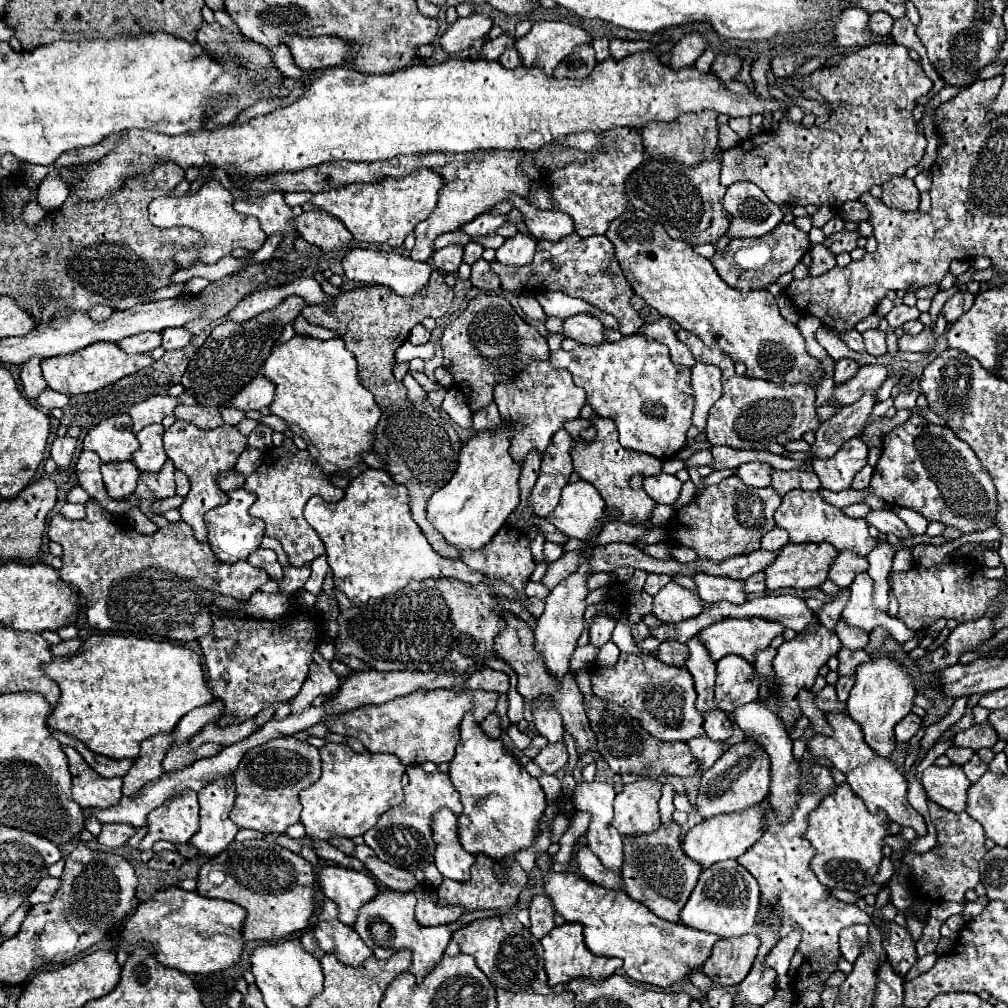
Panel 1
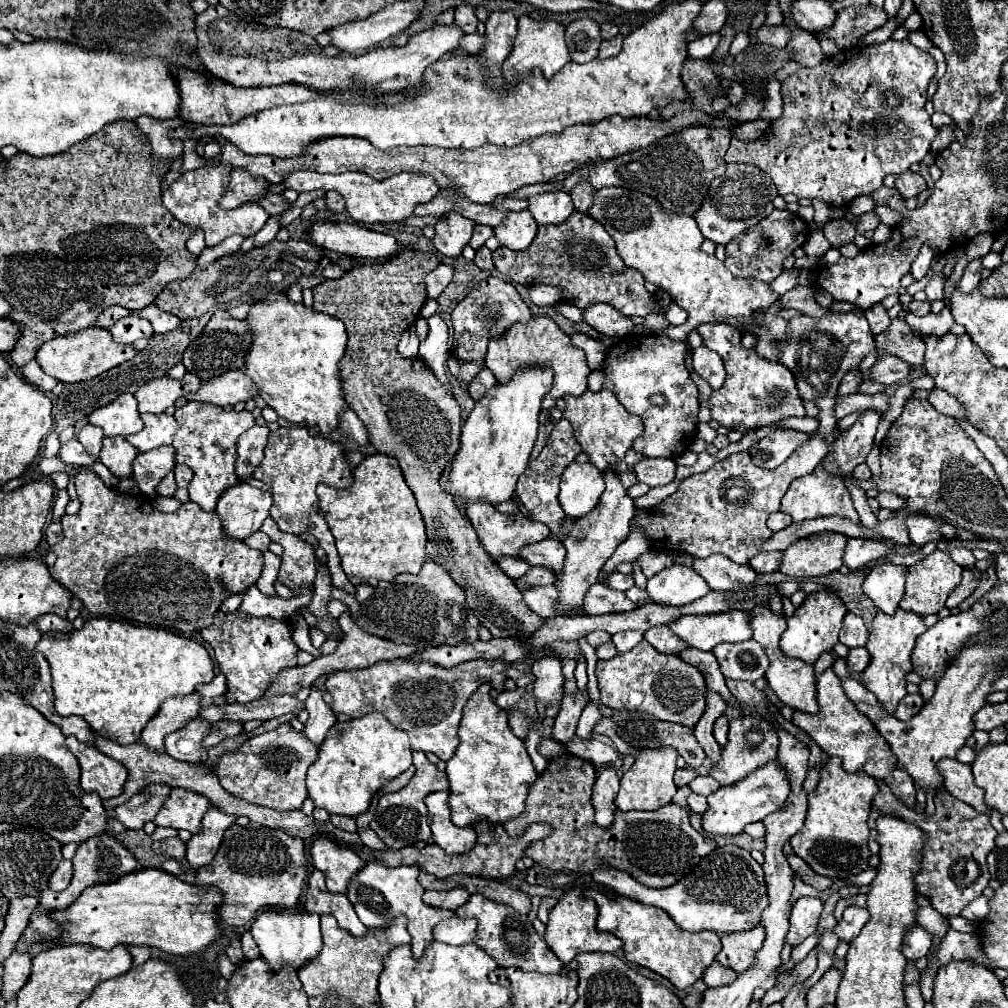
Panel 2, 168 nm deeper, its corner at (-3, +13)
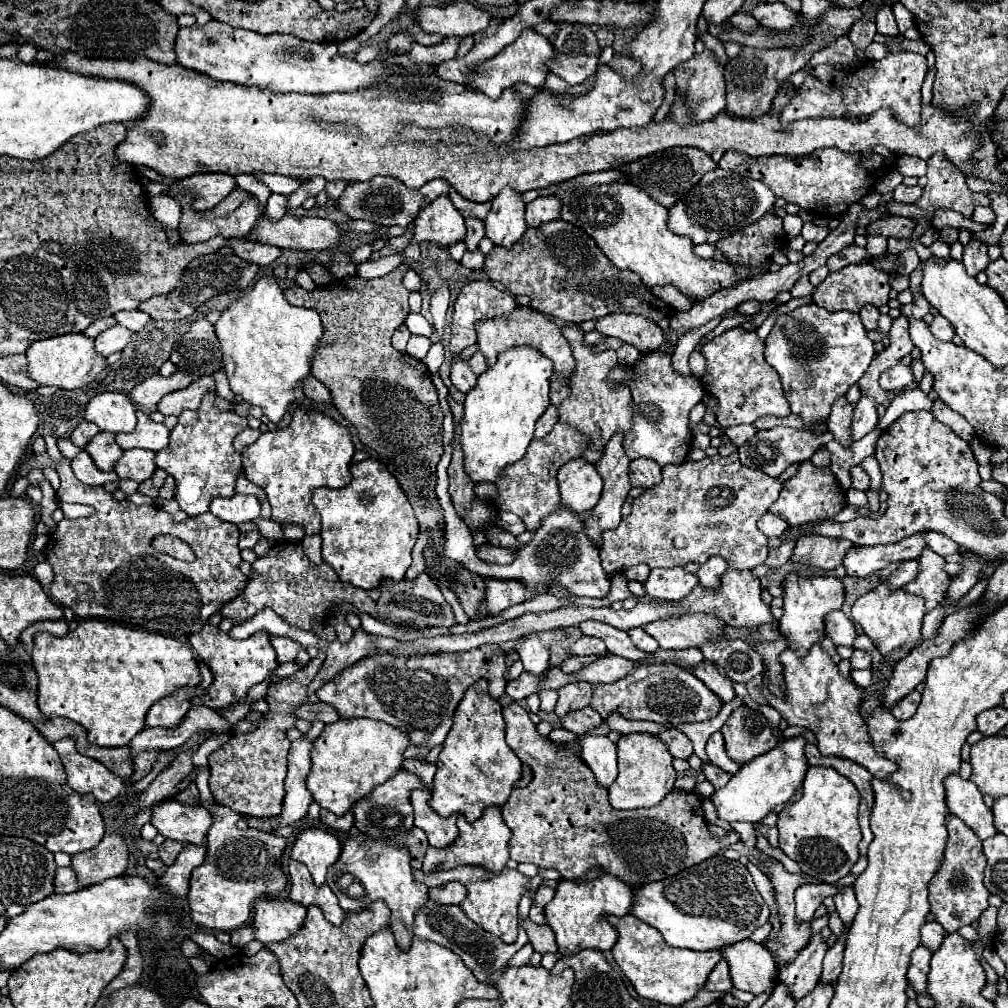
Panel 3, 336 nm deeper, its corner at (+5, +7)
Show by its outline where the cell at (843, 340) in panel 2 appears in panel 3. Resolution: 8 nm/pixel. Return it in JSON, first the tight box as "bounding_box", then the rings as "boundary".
{"bounding_box":[766,304,874,434],"boundary":[[[806,304],[792,312],[780,314],[766,338],[766,362],[780,374],[782,388],[786,394],[786,400],[790,402],[790,408],[794,414],[802,416],[804,426],[810,428],[816,434],[822,434],[826,428],[826,418],[830,414],[830,406],[836,398],[844,396],[852,384],[860,380],[860,376],[866,372],[874,358],[874,344],[866,336],[866,328],[862,326],[862,320],[856,312],[830,312],[820,306]]]}

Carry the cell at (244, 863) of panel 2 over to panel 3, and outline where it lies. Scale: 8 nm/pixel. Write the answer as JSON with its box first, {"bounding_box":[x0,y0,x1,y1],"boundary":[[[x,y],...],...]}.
{"bounding_box":[188,768,288,932],"boundary":[[[196,768],[196,786],[200,790],[200,798],[204,800],[204,806],[212,804],[210,814],[214,818],[214,824],[208,832],[208,844],[206,844],[206,858],[204,864],[192,870],[190,878],[190,892],[188,892],[188,906],[190,906],[190,918],[198,926],[210,928],[210,930],[226,930],[234,932],[242,928],[248,922],[248,908],[258,898],[278,898],[288,880],[282,872],[282,852],[286,848],[286,838],[276,834],[258,832],[254,828],[240,830],[234,824],[234,812],[226,806],[220,806],[212,800],[210,788],[208,788],[208,768]]]}

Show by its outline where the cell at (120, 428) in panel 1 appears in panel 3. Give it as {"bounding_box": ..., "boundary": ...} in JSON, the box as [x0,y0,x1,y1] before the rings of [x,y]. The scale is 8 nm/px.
{"bounding_box":[84,392,136,432],"boundary":[[[102,392],[88,402],[84,418],[106,432],[132,432],[136,426],[136,408],[126,394]]]}

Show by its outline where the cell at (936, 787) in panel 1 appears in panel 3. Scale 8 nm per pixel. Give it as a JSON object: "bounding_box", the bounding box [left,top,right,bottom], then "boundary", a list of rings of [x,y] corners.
{"bounding_box":[944,774,996,840],"boundary":[[[950,774],[944,780],[946,804],[950,814],[958,816],[980,840],[996,834],[992,810],[984,804],[978,786],[972,780],[964,780],[958,774]]]}

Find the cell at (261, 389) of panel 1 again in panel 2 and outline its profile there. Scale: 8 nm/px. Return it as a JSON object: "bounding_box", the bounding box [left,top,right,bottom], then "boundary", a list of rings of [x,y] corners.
{"bounding_box":[186,370,260,406],"boundary":[[[232,370],[204,382],[200,390],[196,394],[188,394],[186,400],[200,400],[216,406],[234,406],[236,402],[252,400],[254,396],[258,396],[258,392],[260,390],[256,390],[256,384],[242,370]]]}

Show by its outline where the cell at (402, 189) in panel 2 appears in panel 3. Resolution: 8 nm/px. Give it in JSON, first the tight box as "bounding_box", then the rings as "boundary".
{"bounding_box":[254,174,300,196],"boundary":[[[254,174],[254,176],[262,180],[270,188],[270,192],[276,192],[276,194],[290,196],[300,186],[296,178],[288,178],[288,176],[278,176],[278,174]]]}

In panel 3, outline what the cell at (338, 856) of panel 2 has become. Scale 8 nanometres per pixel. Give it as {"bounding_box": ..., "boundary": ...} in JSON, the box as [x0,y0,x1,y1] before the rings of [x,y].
{"bounding_box":[290,828,340,886],"boundary":[[[304,828],[298,834],[290,856],[304,862],[312,874],[314,884],[322,886],[326,882],[328,866],[334,864],[340,856],[340,840],[322,828]]]}

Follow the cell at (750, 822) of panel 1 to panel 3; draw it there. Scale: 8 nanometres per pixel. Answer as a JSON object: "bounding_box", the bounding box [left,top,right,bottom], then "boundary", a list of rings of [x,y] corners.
{"bounding_box":[710,736,808,824],"boundary":[[[802,736],[786,738],[786,740],[778,742],[778,746],[772,748],[772,752],[766,752],[764,756],[756,756],[756,760],[744,764],[724,788],[720,788],[712,794],[710,800],[716,804],[718,816],[726,822],[744,820],[744,822],[756,824],[774,806],[786,804],[794,796],[796,788],[804,782],[804,776],[808,770],[804,746],[806,746],[806,738],[802,738]]]}

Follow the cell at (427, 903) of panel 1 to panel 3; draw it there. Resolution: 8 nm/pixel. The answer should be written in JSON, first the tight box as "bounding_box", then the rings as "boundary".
{"bounding_box":[430,882,466,904],"boundary":[[[448,882],[438,888],[430,888],[430,900],[438,904],[460,904],[466,898],[466,886],[460,882]]]}

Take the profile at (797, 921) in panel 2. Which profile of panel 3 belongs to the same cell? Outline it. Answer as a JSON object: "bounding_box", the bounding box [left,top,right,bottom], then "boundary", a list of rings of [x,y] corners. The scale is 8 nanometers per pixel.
{"bounding_box":[796,884,838,920],"boundary":[[[804,884],[796,890],[796,918],[812,920],[818,906],[824,902],[826,896],[836,894],[838,888],[830,884]]]}

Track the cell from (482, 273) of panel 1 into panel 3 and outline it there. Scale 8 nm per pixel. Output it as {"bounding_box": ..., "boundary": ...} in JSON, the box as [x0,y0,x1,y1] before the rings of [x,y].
{"bounding_box":[460,250,484,270],"boundary":[[[466,250],[462,260],[460,260],[460,264],[470,268],[470,270],[482,270],[484,268],[484,254],[480,250],[476,250],[476,252],[468,252]]]}

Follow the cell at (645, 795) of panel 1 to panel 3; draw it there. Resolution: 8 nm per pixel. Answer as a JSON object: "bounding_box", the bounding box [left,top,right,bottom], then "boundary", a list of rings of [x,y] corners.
{"bounding_box":[608,734,676,810],"boundary":[[[622,734],[618,740],[618,778],[608,788],[610,804],[616,810],[630,808],[650,808],[656,806],[672,788],[676,780],[676,770],[672,766],[672,756],[666,744],[654,734]]]}

